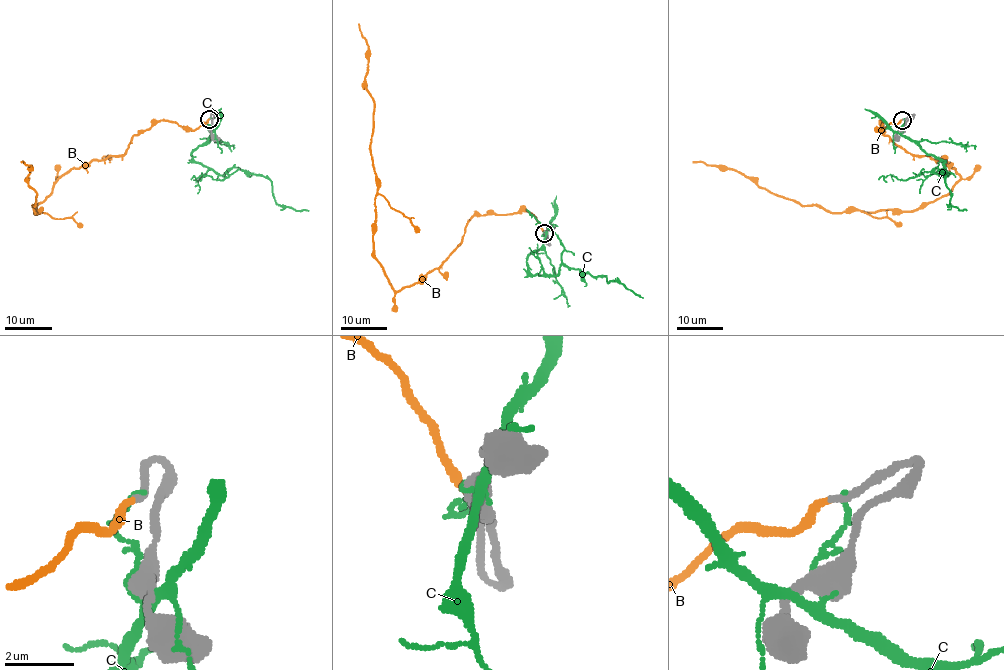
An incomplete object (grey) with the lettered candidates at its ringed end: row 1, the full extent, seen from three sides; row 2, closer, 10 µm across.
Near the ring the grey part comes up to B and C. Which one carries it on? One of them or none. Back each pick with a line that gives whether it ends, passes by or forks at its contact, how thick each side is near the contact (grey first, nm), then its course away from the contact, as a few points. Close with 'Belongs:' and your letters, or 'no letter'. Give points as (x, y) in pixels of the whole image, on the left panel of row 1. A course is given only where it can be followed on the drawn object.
B: it ends | 200/220 nm | via (209, 119), (193, 130), (158, 120), (122, 155), (71, 168), (38, 212), (30, 165), (20, 161)
Belongs: B

